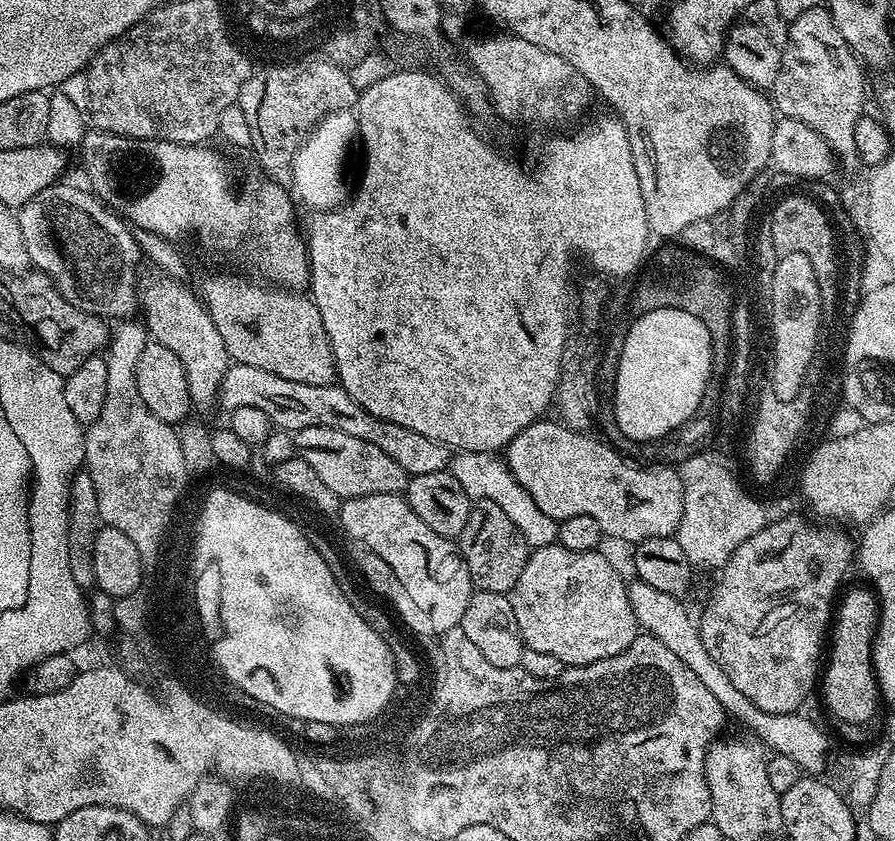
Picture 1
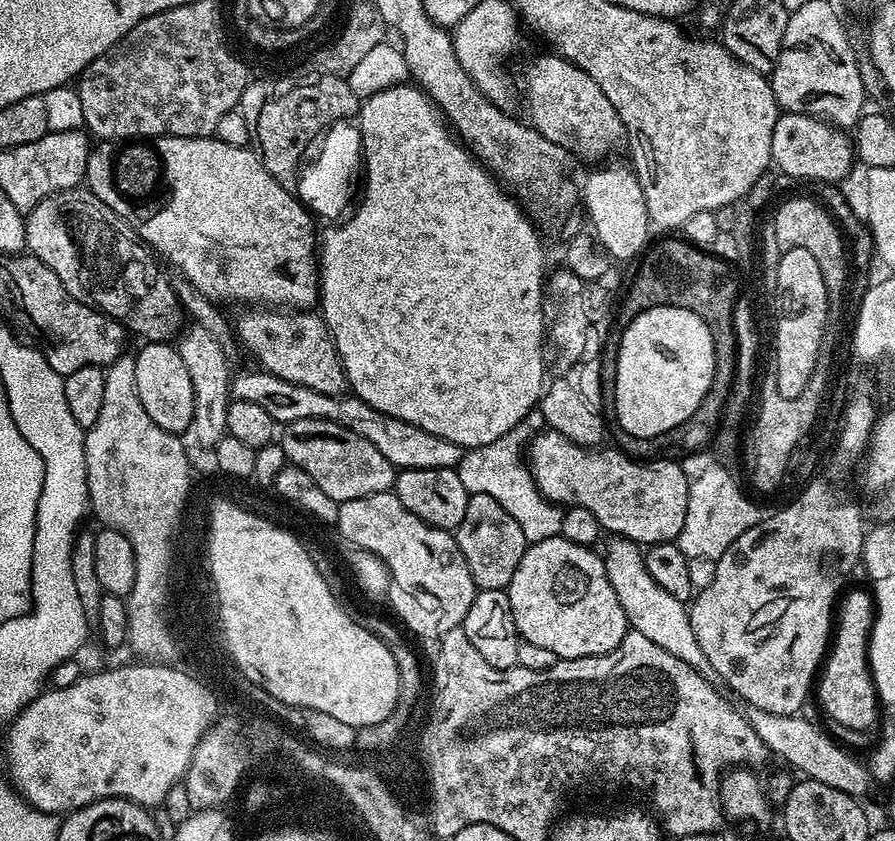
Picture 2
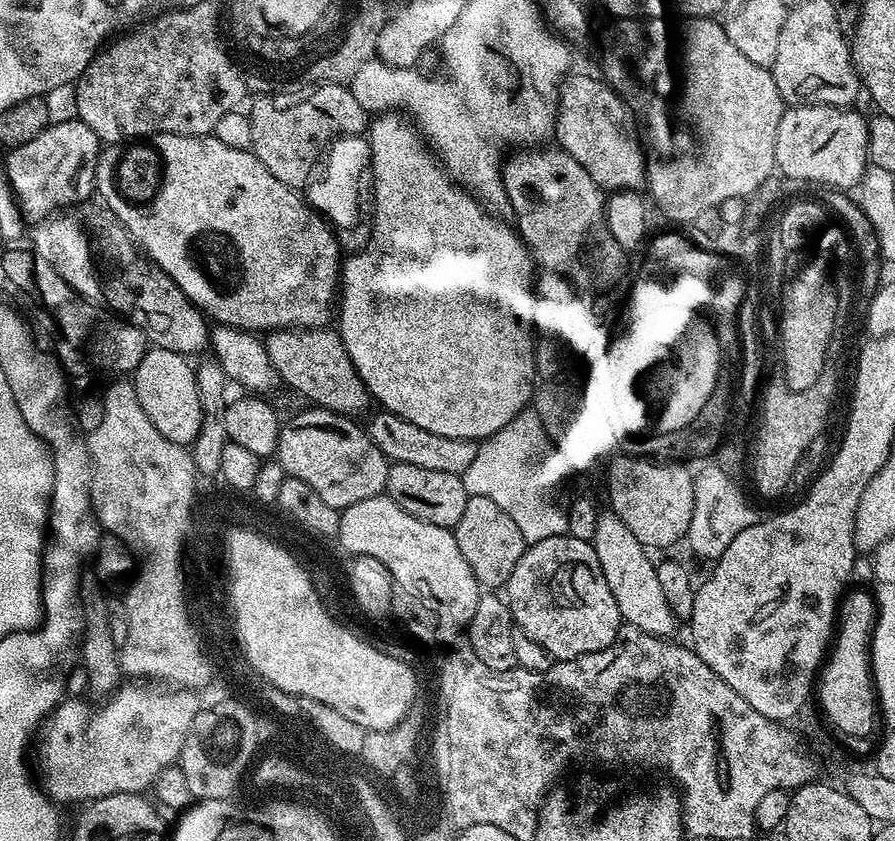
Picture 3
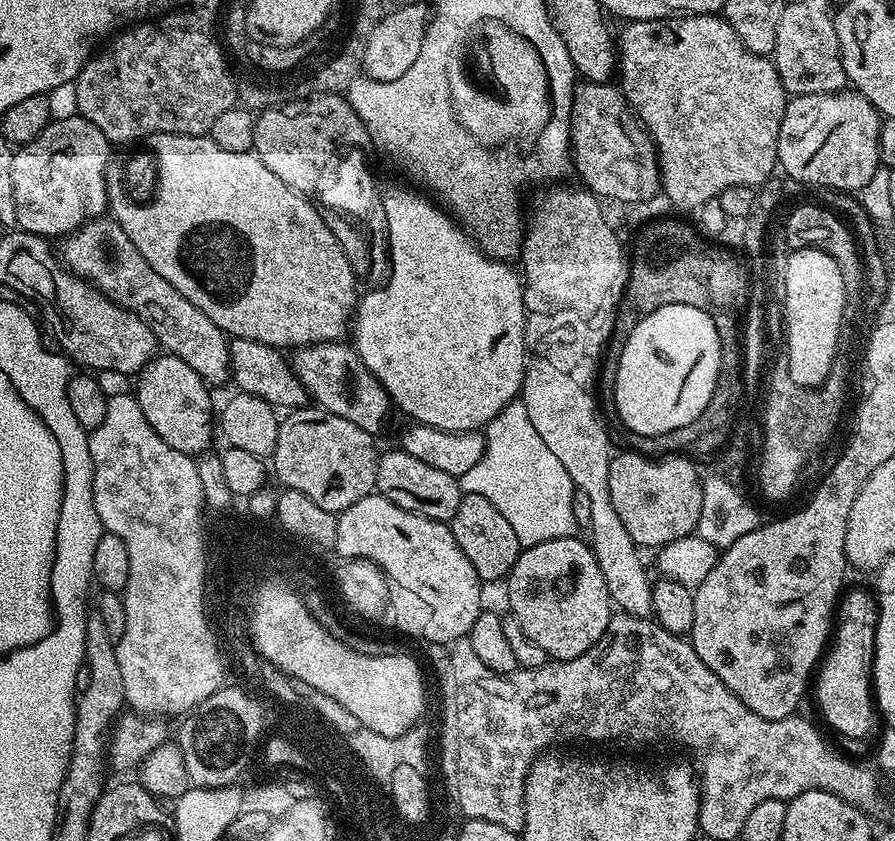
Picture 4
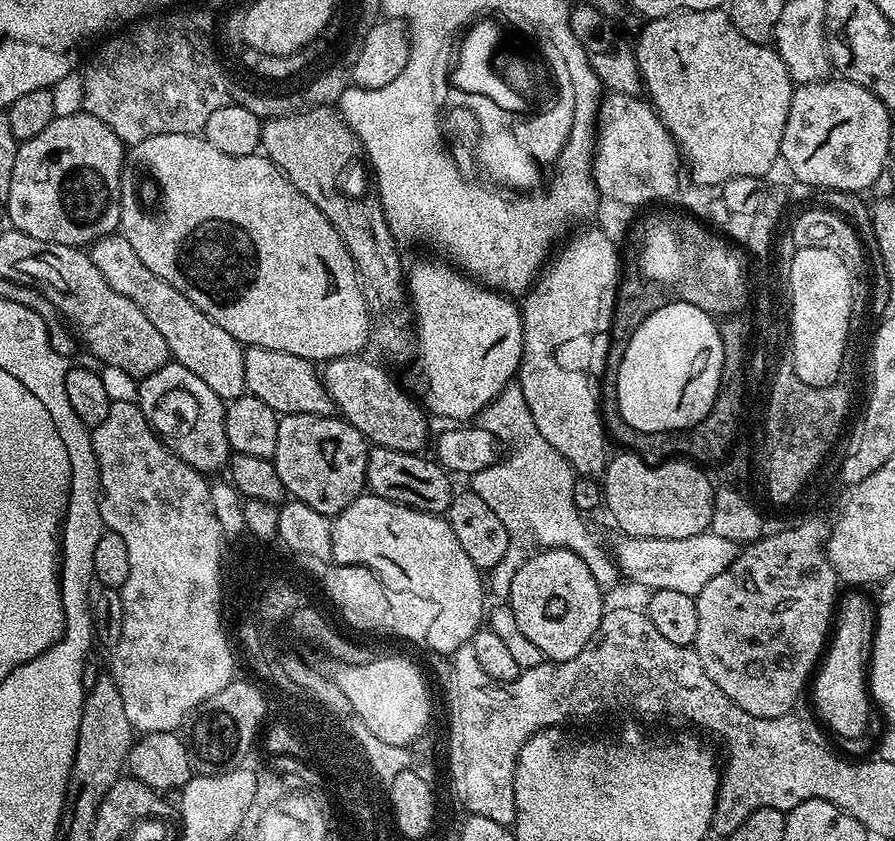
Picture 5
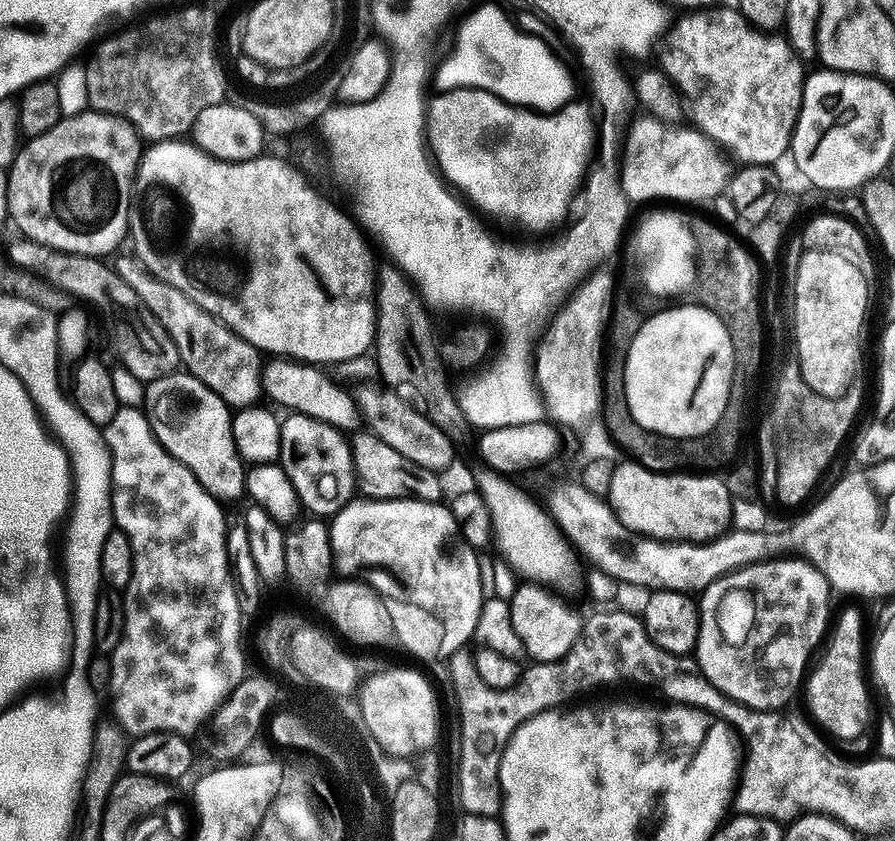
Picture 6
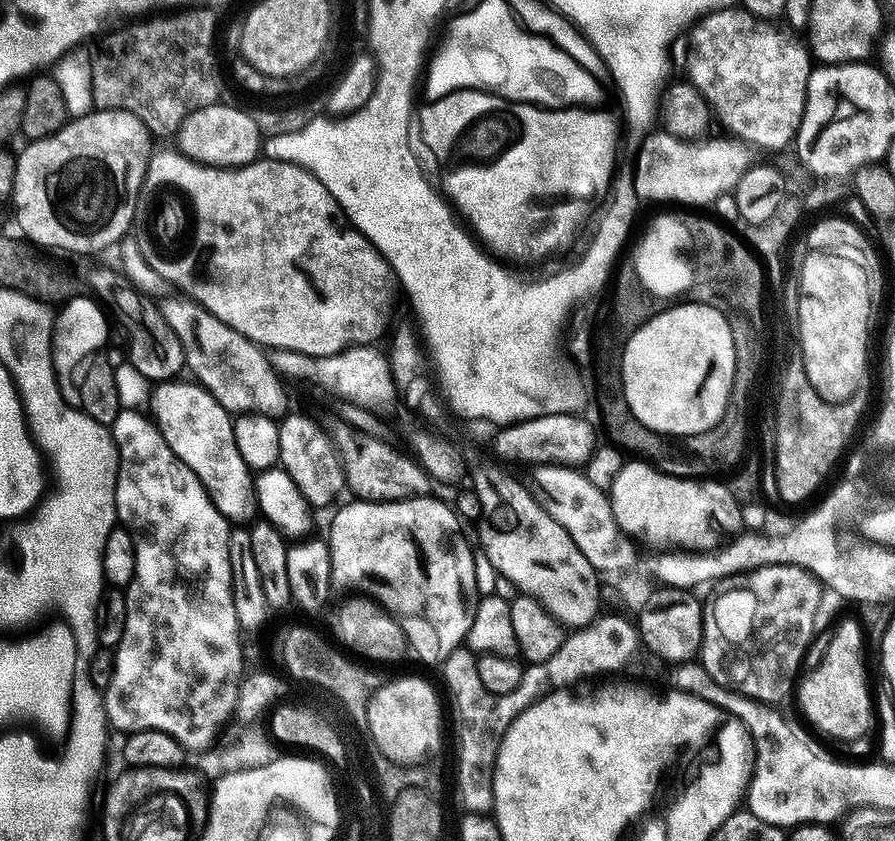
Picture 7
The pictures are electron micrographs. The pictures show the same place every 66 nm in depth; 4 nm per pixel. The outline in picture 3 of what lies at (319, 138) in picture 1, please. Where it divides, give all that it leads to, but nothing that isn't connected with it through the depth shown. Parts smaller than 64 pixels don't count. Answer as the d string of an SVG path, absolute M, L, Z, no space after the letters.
M342 136L333 141L326 152L324 180L316 182L314 180L307 185L307 203L335 227L352 227L358 220L363 202L365 205L371 193L371 157L372 151L369 148L367 137Z

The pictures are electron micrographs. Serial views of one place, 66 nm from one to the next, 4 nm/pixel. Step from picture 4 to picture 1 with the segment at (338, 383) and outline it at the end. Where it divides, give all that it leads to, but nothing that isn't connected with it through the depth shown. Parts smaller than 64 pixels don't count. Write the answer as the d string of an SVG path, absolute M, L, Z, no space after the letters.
M220 272L217 276L206 277L198 287L199 298L217 326L231 359L238 364L258 366L258 370L270 370L270 374L278 374L278 378L290 378L290 382L306 382L306 386L333 383L337 379L336 360L332 356L322 314L318 314L318 306L312 301L311 295L300 290L259 283L255 284L244 276L235 276L232 272Z

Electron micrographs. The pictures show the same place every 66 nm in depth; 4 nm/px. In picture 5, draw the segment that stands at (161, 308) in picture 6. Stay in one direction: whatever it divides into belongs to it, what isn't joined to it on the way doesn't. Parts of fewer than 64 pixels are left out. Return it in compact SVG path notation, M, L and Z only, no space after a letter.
M103 236L91 245L90 255L94 266L102 270L102 278L106 278L108 285L118 290L118 294L130 298L140 307L142 314L146 314L146 318L154 322L162 338L166 338L166 346L175 363L198 374L198 378L202 378L202 382L206 382L206 386L210 386L210 390L214 390L214 394L218 394L225 402L237 400L245 395L245 345L226 334L226 330L222 330L218 322L202 314L202 310L198 310L194 302L187 300L177 288L170 286L170 282L158 278L158 274L147 268L142 263L142 258L138 258L138 254L134 254L134 249L130 247L130 242L126 242L124 236Z

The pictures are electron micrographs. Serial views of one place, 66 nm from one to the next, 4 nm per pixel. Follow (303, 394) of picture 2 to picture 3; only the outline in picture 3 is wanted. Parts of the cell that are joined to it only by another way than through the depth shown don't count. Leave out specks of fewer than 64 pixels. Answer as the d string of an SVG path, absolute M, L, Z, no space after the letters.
M376 410L366 423L366 431L378 450L382 450L389 461L398 464L422 466L426 470L443 470L446 474L463 477L466 466L474 462L477 441L430 434L430 430L422 430L422 426L414 426L414 422L406 422L406 418L398 418L393 412Z

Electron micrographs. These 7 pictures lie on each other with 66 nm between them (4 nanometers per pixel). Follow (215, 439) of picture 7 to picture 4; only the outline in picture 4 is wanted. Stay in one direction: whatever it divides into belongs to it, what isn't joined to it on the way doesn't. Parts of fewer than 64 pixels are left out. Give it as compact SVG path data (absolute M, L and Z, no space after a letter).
M167 354L157 355L135 377L134 395L138 406L142 406L142 414L146 414L146 422L154 426L158 438L166 442L166 446L174 446L174 450L182 450L193 458L207 453L213 446L214 408L212 412L212 396L209 385L182 358Z

